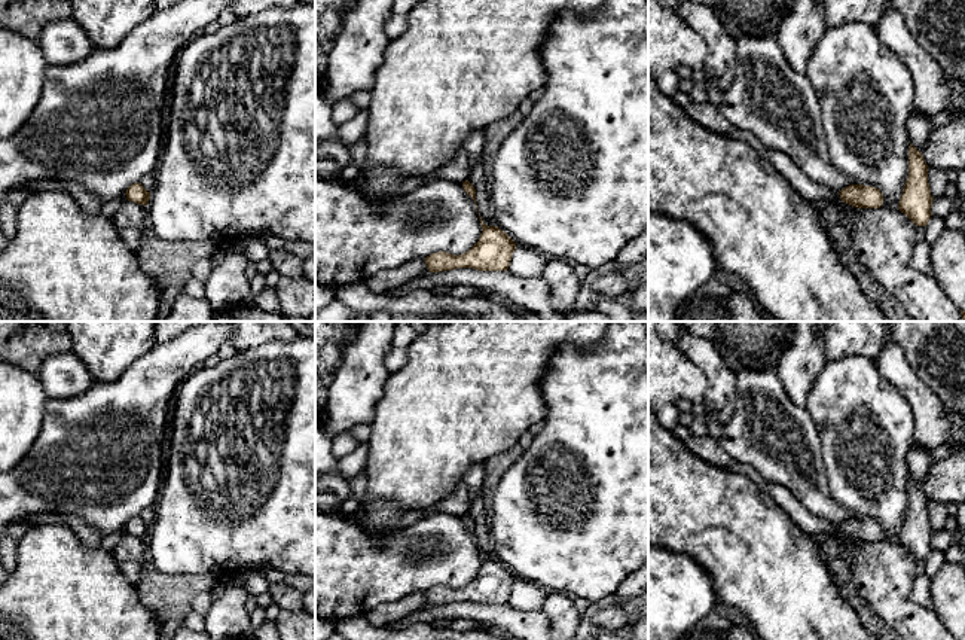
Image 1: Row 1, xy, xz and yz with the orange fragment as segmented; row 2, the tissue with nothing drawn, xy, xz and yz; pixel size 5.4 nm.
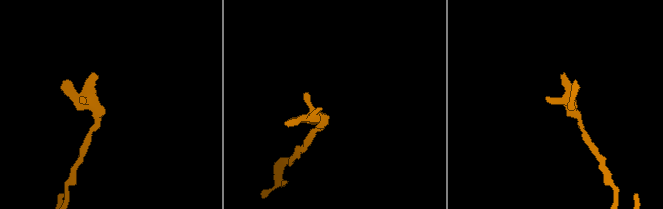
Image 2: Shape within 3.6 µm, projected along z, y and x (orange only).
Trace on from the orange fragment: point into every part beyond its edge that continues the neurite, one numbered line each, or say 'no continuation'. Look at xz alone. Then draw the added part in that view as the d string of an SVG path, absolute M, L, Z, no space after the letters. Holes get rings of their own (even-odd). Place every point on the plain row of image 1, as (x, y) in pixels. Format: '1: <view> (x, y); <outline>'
no continuation

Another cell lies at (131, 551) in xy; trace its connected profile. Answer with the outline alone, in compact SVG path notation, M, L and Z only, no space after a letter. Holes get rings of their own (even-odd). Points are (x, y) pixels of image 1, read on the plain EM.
M126 533L114 548L113 555L122 573L137 588L141 576L141 566L147 557L146 539Z

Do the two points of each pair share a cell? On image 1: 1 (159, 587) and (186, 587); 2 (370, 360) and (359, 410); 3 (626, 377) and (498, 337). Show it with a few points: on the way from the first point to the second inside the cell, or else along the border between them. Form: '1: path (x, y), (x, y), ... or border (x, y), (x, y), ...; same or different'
1: path (165, 587), (180, 587); same
2: path (362, 372), (359, 398); same
3: border (586, 350), (562, 344), (552, 354), (539, 386); different

